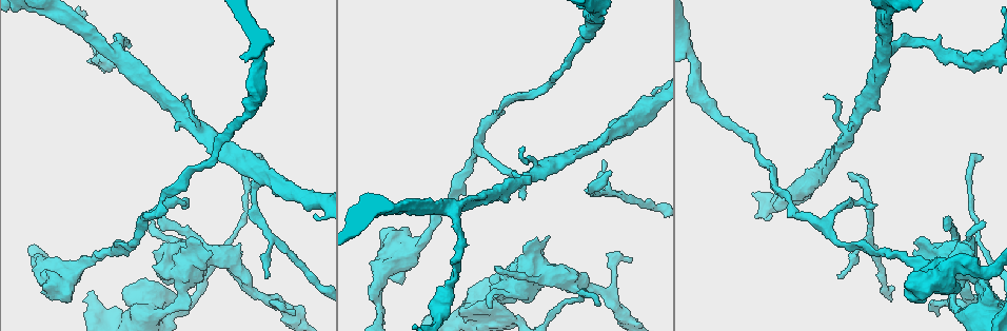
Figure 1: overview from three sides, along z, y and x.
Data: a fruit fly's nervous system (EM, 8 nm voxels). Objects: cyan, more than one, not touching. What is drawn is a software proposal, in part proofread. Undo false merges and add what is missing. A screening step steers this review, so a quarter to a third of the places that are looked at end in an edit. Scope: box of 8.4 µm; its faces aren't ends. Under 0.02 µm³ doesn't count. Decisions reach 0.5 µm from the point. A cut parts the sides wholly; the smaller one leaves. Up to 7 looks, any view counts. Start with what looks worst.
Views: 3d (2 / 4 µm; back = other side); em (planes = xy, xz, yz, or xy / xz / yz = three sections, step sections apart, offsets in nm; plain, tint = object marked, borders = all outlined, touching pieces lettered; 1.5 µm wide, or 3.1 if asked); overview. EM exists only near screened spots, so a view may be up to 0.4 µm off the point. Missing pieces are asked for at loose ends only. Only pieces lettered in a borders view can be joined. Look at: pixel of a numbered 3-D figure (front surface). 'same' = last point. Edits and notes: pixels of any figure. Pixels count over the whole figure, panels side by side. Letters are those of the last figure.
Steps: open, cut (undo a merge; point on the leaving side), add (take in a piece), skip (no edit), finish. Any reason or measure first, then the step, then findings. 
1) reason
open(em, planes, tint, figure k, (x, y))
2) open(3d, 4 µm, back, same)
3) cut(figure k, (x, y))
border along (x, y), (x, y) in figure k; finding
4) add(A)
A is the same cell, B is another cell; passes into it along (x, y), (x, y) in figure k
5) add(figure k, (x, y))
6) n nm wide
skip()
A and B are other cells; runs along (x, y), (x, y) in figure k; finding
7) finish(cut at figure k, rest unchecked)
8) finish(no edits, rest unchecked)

tapers out
open(em, planes, borders, figure 1, (267, 276))

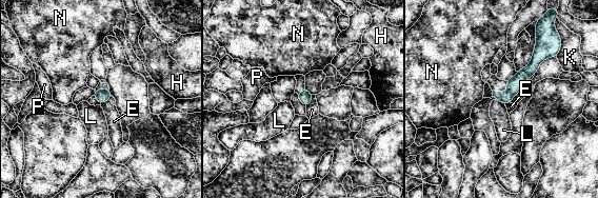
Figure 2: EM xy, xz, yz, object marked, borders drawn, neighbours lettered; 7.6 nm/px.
100 nm wide
skip()
E, H, K, L, N and P are other cells; border along (313, 95), (312, 101), (306, 106) in figure 2; none of them fits

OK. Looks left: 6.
thin end
open(em, planes, borders, figure 1, (497, 268))

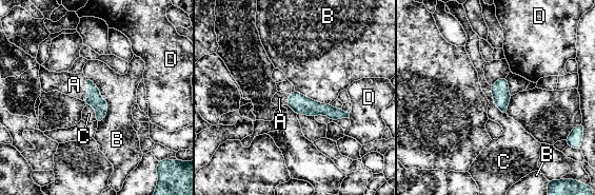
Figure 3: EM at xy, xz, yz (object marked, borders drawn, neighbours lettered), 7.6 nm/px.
add(A)
A is the same cell, B, C and D are other cells; passes into it along (94, 98), (87, 90), (74, 84) in figure 3; the neuron continues

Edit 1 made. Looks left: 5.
open(overview)

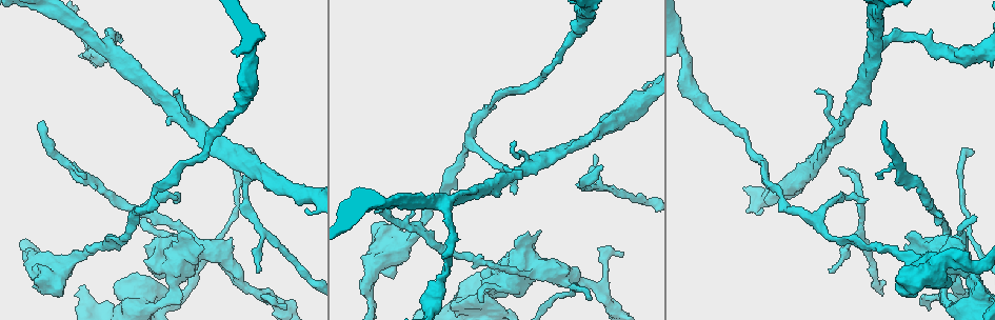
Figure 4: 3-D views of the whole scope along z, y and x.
thick turns thin
open(3d, 2 µm, figure 4, (444, 276))

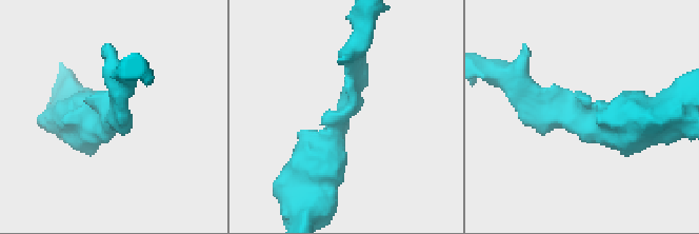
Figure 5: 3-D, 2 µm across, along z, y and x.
arms of 200, 380 nm; shape alone is not enough
open(em, planes, plain, figure 5, (343, 111))

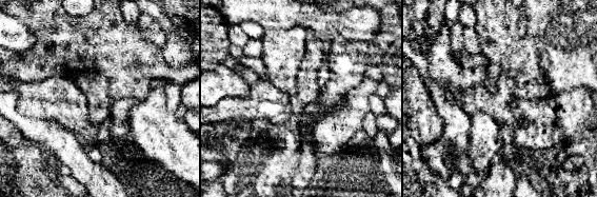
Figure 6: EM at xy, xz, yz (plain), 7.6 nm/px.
what lies round it
open(em, planes, borders, same)

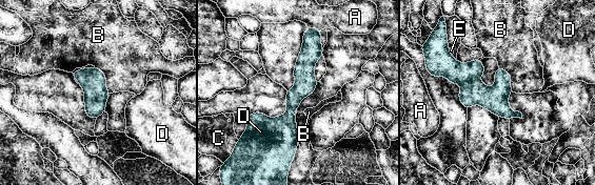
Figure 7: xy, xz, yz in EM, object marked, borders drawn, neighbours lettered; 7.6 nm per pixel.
skip()
A, B, C, D and E are other cells; continuous, no second neuron

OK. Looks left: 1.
finish(add at figure 3, rest unchecked)

